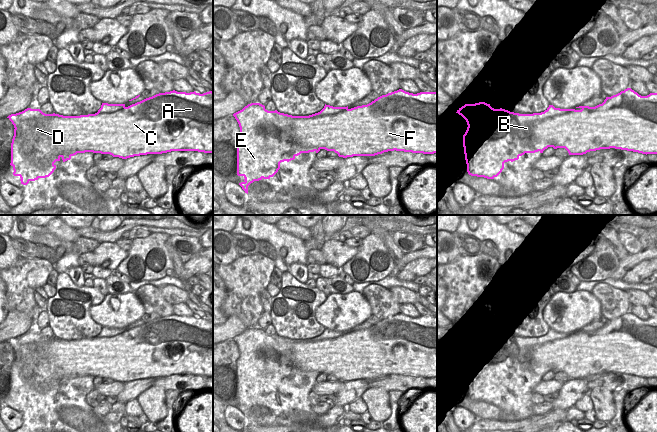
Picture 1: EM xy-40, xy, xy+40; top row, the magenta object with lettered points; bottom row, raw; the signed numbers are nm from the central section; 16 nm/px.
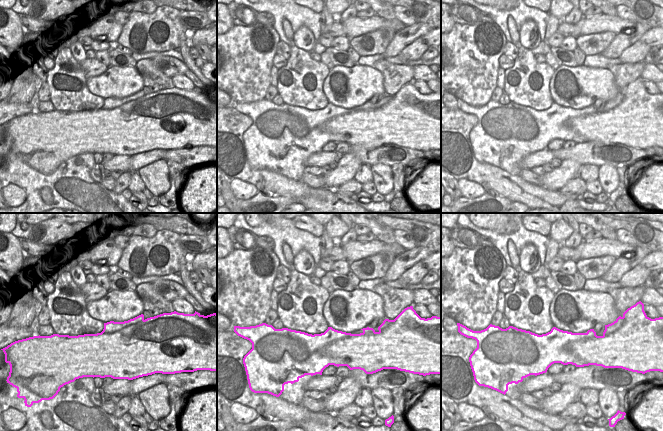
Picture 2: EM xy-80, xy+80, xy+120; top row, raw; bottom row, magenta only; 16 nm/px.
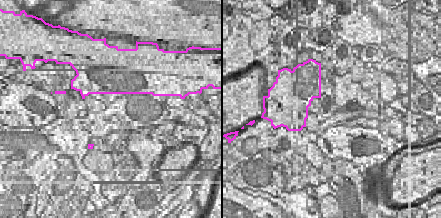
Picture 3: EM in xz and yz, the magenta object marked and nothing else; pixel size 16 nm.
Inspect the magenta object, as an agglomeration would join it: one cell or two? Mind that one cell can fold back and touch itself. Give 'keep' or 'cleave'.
cleave

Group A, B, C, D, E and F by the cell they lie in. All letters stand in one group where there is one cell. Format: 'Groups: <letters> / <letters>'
Groups: A C D E F / B

